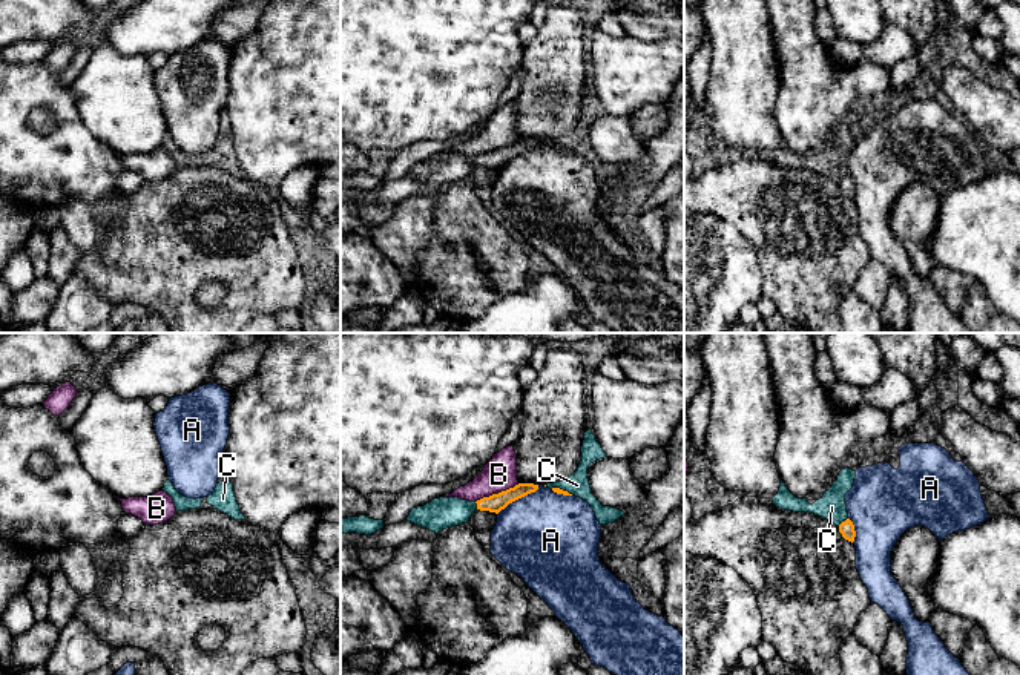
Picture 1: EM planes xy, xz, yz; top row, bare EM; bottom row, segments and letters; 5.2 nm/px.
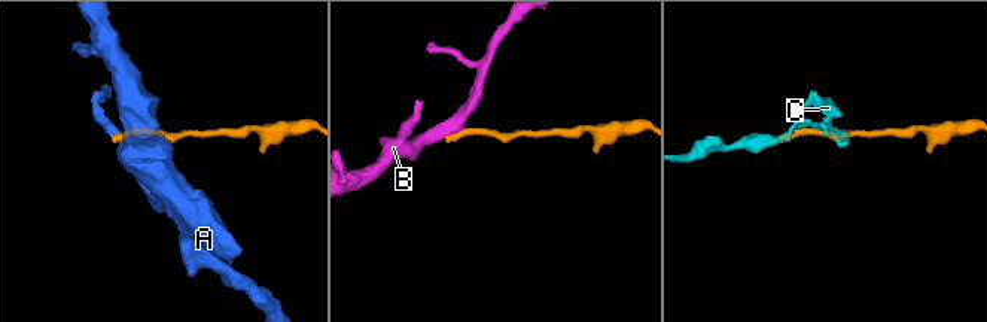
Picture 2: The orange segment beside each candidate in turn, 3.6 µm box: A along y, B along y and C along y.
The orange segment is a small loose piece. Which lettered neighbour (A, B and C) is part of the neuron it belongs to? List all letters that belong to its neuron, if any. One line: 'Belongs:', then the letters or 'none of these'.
Belongs: C

